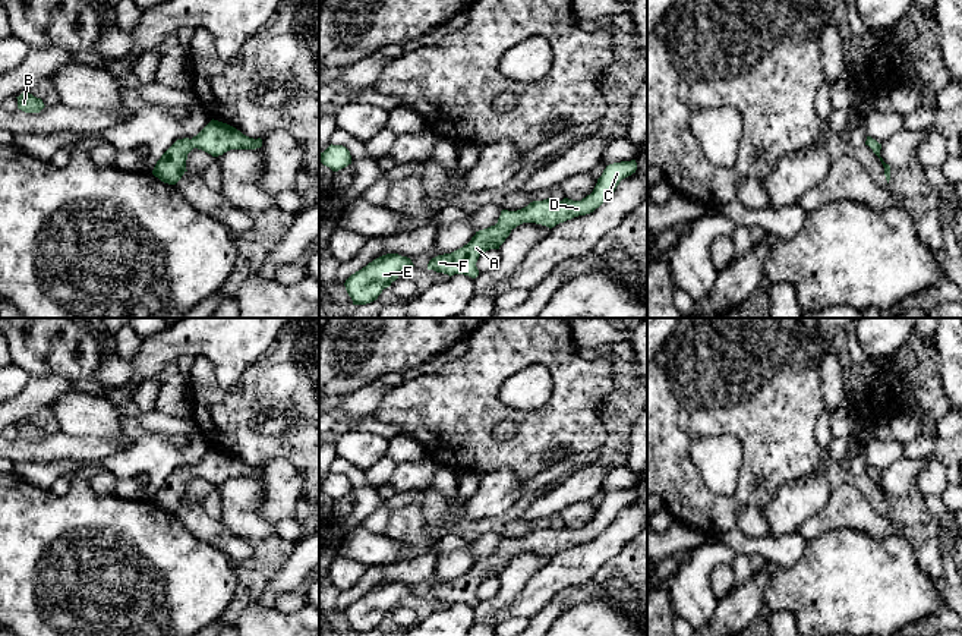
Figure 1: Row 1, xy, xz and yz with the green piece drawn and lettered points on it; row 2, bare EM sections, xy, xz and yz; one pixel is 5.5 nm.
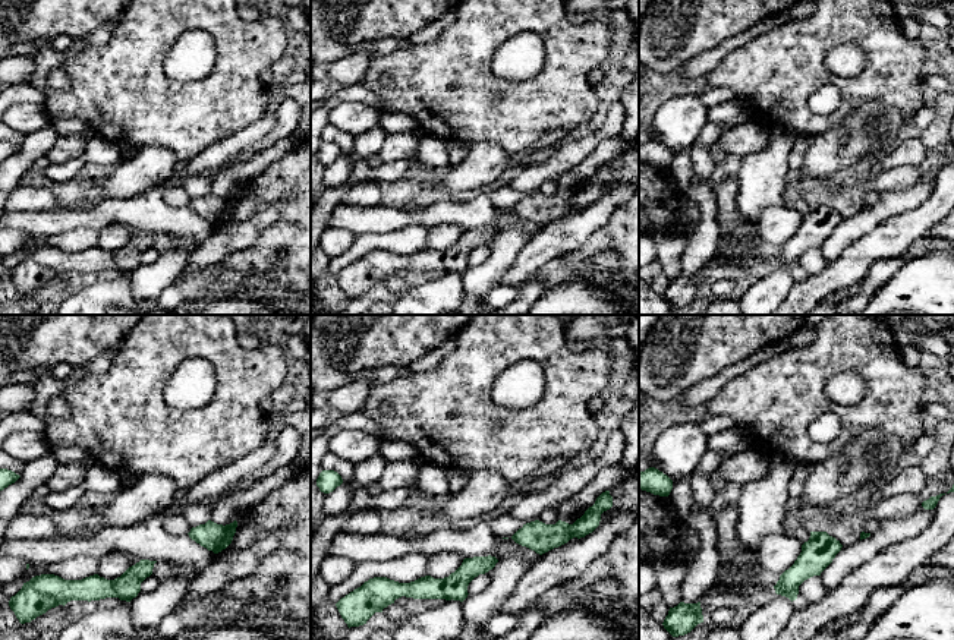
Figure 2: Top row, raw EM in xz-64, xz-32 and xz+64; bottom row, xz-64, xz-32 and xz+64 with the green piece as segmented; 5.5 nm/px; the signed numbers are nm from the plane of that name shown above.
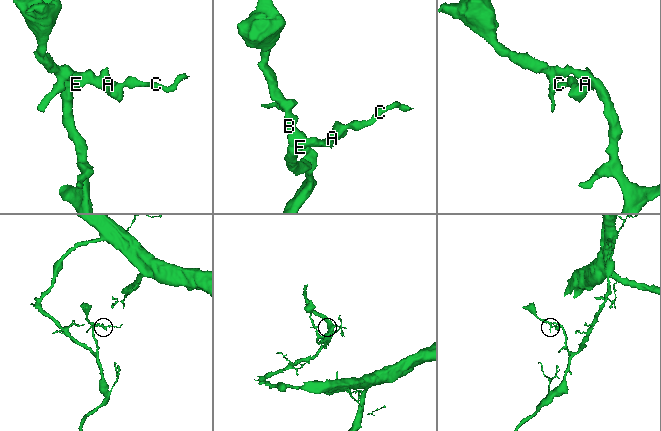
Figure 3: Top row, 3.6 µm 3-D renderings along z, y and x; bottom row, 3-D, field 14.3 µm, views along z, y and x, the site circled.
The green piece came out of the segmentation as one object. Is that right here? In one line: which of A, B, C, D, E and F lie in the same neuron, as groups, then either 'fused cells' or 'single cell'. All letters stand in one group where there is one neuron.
A B C D E F | single cell

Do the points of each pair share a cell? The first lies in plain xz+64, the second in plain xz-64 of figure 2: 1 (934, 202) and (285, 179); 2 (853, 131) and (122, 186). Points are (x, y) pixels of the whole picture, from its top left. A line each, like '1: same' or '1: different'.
1: different
2: same

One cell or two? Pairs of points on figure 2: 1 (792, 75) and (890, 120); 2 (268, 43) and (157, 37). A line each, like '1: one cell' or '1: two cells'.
1: two cells
2: one cell

